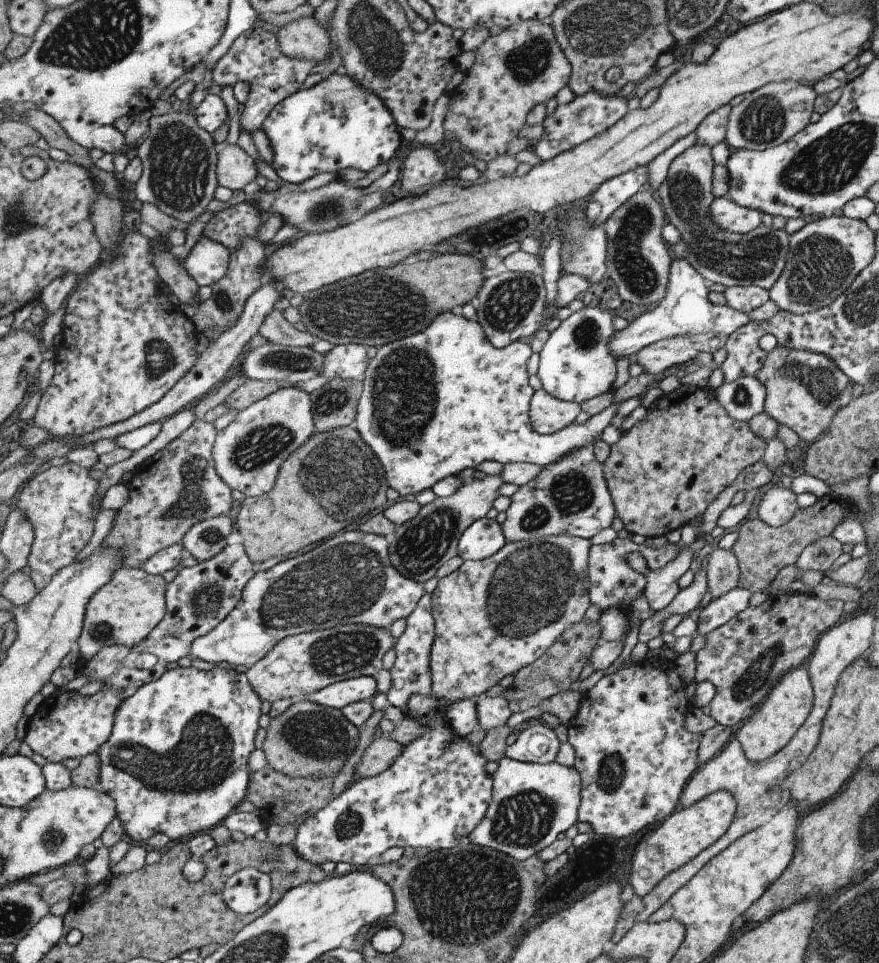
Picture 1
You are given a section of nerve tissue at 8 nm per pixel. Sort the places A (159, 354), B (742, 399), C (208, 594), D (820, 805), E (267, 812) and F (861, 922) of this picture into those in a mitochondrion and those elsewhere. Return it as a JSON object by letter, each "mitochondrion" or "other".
{"A":"mitochondrion","B":"mitochondrion","C":"mitochondrion","D":"other","E":"other","F":"mitochondrion"}

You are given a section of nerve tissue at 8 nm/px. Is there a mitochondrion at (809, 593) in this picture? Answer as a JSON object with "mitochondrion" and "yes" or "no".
{"mitochondrion":"no"}

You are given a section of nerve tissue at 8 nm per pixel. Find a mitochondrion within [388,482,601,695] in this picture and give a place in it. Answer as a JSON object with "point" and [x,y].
{"point":[531,589]}

